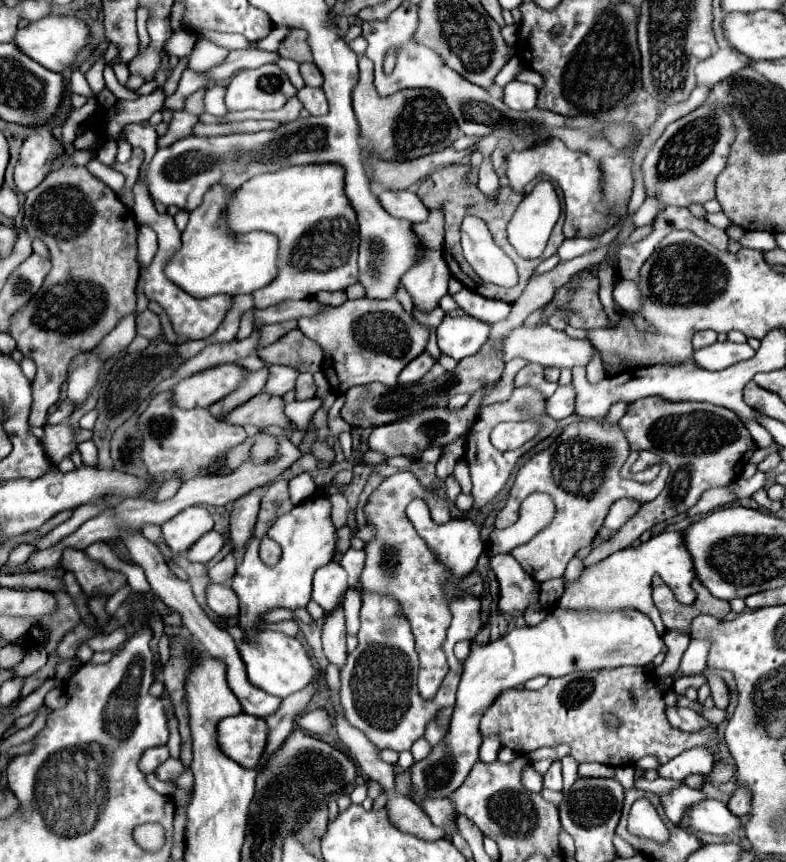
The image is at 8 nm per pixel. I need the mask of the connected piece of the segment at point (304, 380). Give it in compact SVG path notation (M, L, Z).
M307 372L299 374L295 388L297 388L297 400L311 400L317 394L317 386L313 382L313 374L307 374Z

